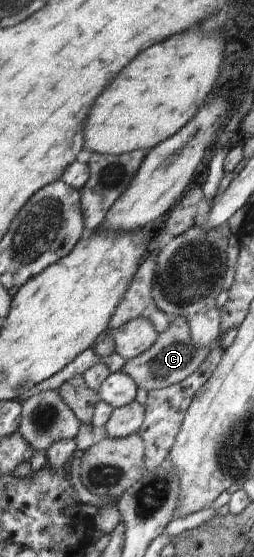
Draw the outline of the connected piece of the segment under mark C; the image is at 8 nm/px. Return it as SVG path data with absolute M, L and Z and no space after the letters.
M172 316L170 327L158 335L155 344L137 358L129 359L119 371L129 375L138 389L159 390L189 378L207 358L211 348L197 348L190 337L188 320L184 316Z

